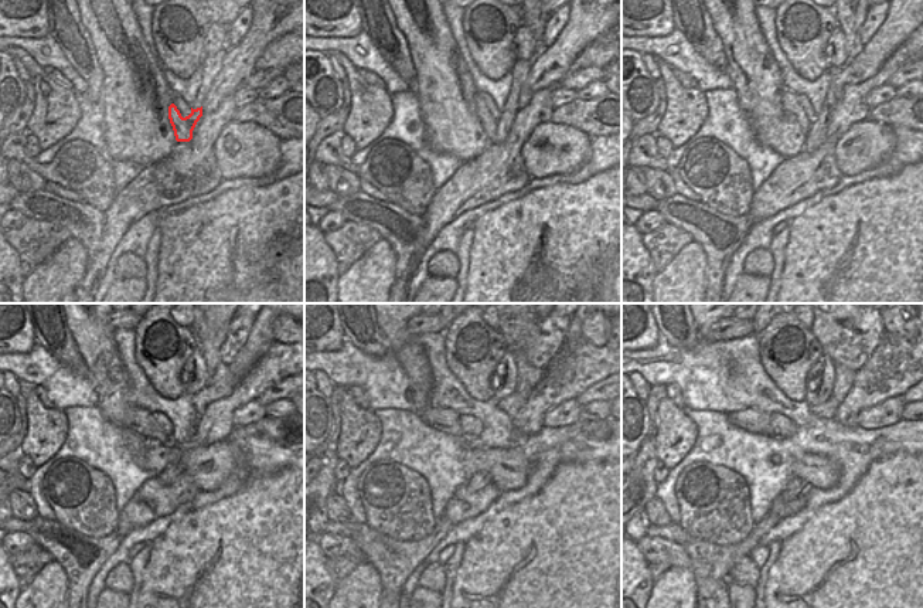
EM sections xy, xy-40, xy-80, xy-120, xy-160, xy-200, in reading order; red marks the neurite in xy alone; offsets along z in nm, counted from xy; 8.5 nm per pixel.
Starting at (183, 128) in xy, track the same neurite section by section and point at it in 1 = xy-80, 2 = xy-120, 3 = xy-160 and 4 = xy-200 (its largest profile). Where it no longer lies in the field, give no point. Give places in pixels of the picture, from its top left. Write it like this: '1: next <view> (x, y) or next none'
1: next xy-80 (790, 104)
2: next xy-120 (142, 421)
3: next xy-160 (445, 420)
4: next xy-200 (750, 420)

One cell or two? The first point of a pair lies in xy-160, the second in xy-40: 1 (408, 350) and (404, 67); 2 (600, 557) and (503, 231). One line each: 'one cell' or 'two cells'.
1: two cells
2: one cell

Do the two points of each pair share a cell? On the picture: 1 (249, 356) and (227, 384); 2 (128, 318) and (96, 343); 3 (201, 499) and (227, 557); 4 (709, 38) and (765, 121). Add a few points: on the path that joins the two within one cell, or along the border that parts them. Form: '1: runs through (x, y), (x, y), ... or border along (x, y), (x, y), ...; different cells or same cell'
1: runs through (242, 363), (232, 377); same cell
2: border along (109, 318), (115, 328); different cells
3: border along (235, 492), (191, 509), (174, 520); different cells
4: border along (717, 33), (726, 58), (726, 71); different cells

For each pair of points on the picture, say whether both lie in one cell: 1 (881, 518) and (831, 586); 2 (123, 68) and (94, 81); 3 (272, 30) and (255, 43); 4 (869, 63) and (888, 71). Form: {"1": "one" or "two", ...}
{"1": "one", "2": "two", "3": "one", "4": "two"}

